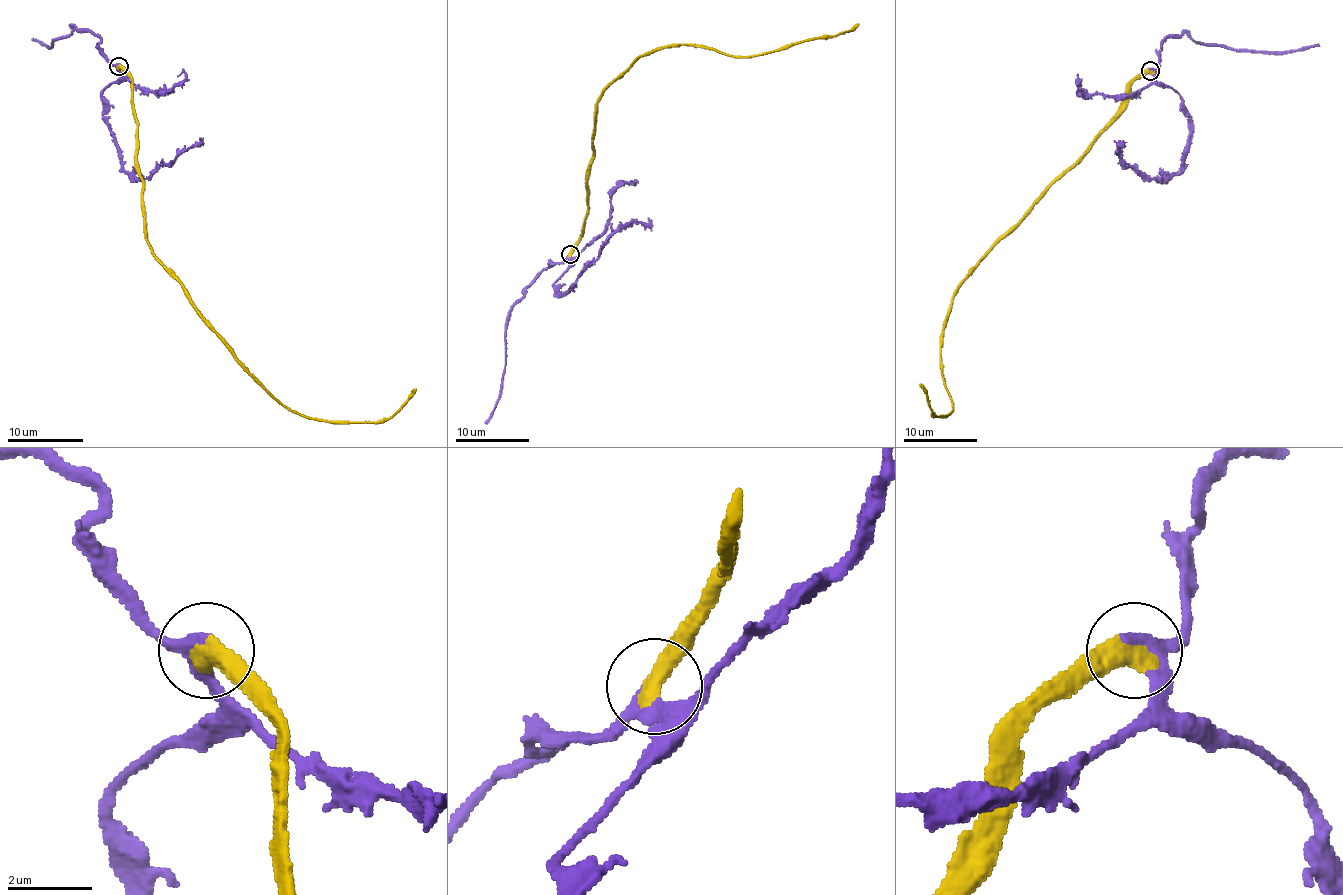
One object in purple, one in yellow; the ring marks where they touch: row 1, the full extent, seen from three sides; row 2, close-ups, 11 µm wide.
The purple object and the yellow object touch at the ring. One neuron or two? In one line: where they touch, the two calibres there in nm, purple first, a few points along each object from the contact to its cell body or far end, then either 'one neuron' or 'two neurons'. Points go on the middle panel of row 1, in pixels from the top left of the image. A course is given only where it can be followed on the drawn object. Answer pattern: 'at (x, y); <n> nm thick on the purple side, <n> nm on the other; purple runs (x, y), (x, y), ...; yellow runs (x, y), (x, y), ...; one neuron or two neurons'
at (570, 254); 240 nm thick on the purple side, 550 nm on the other; purple runs (570, 255), (572, 260), (554, 284), (561, 293), (598, 256), (600, 247), (633, 222), (647, 224), (647, 218); yellow runs (570, 255), (583, 234), (596, 103), (642, 55), (677, 44), (702, 44), (750, 57), (827, 39), (858, 24); one neuron

